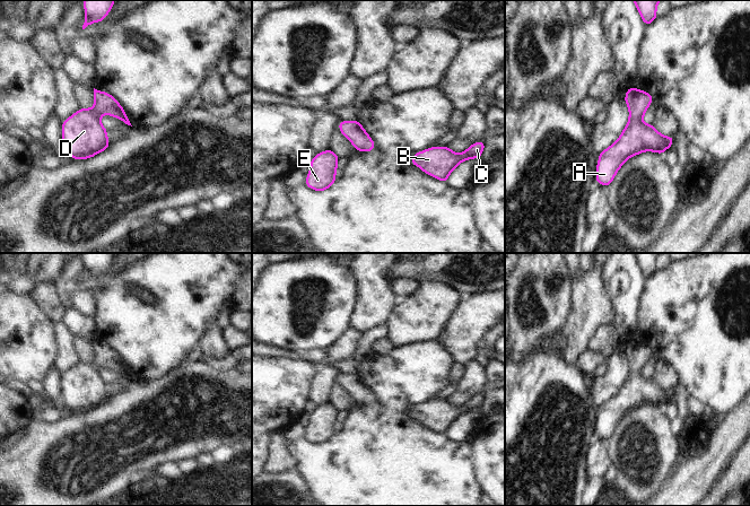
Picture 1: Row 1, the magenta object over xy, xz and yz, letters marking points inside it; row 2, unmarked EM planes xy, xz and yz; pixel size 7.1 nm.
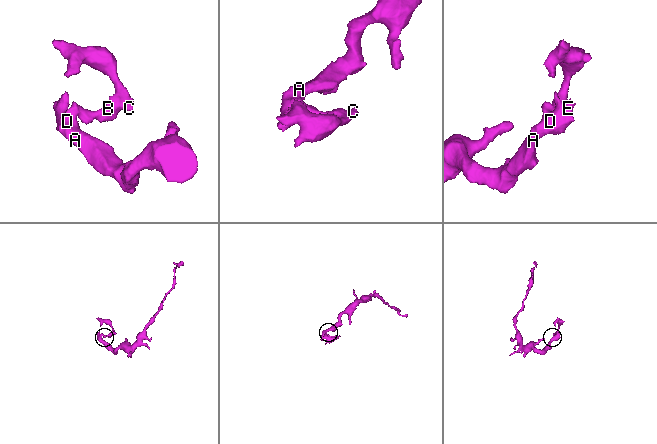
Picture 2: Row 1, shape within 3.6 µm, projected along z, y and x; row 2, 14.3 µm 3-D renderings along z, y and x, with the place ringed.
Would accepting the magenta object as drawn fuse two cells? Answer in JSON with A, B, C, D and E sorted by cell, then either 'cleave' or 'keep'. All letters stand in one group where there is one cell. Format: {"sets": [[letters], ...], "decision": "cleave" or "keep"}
{"sets": [["A", "B", "C", "D", "E"]], "decision": "keep"}

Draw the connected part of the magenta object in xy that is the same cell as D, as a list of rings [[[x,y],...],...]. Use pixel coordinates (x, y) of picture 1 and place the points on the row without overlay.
[[[94,341],[94,351],[93,361],[80,361],[62,376],[61,404],[75,412],[90,411],[110,399],[107,384],[99,373],[102,368],[112,368],[131,378],[113,349]]]

